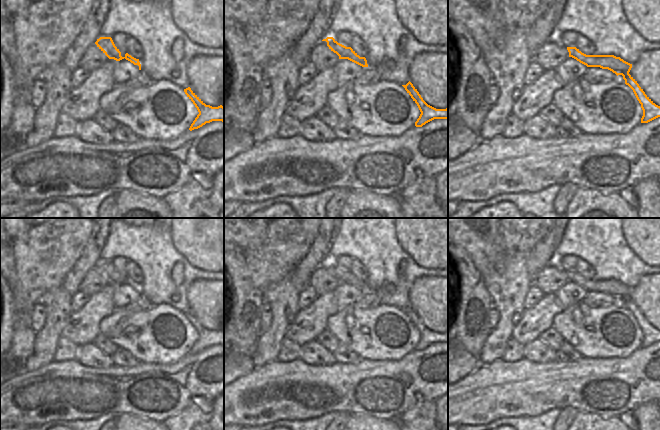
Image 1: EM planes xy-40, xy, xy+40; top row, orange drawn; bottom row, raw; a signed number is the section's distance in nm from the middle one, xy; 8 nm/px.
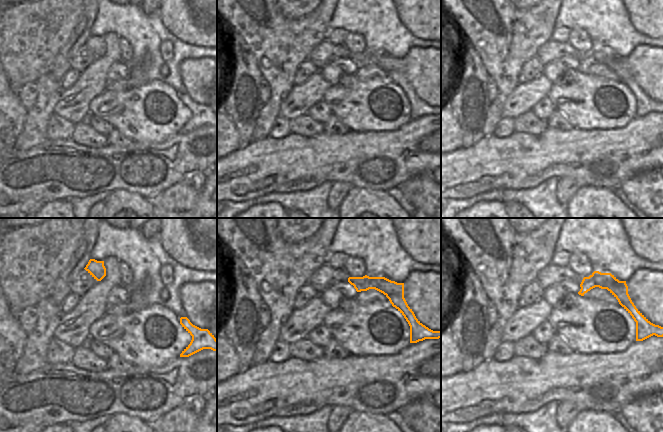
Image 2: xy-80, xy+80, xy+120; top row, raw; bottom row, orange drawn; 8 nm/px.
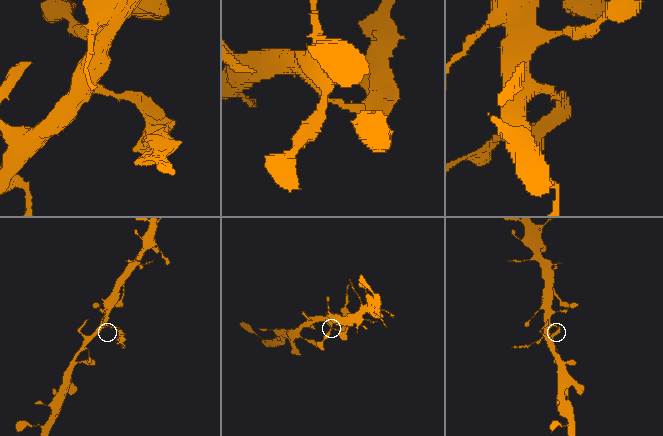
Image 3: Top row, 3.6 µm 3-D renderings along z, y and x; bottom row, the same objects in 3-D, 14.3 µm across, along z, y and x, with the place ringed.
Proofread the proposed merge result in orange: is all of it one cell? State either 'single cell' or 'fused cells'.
fused cells

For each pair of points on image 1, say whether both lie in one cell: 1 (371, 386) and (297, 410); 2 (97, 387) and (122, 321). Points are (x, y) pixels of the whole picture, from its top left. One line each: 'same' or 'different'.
1: same
2: different

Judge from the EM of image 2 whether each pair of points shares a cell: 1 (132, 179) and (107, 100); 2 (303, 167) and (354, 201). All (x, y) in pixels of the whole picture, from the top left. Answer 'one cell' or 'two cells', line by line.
1: two cells
2: two cells

